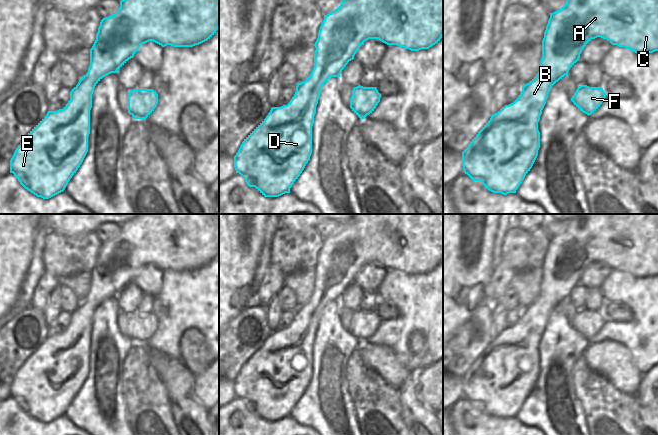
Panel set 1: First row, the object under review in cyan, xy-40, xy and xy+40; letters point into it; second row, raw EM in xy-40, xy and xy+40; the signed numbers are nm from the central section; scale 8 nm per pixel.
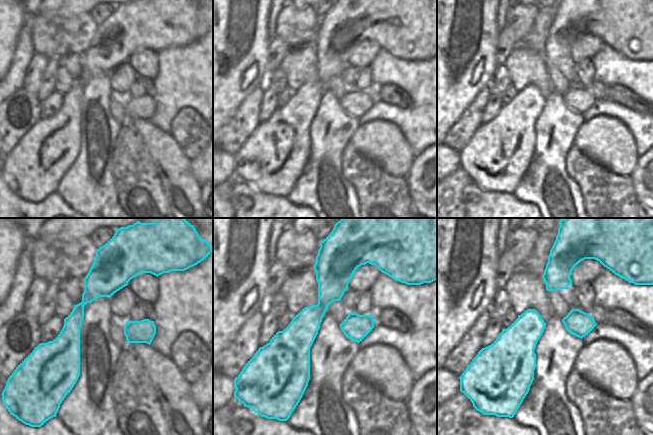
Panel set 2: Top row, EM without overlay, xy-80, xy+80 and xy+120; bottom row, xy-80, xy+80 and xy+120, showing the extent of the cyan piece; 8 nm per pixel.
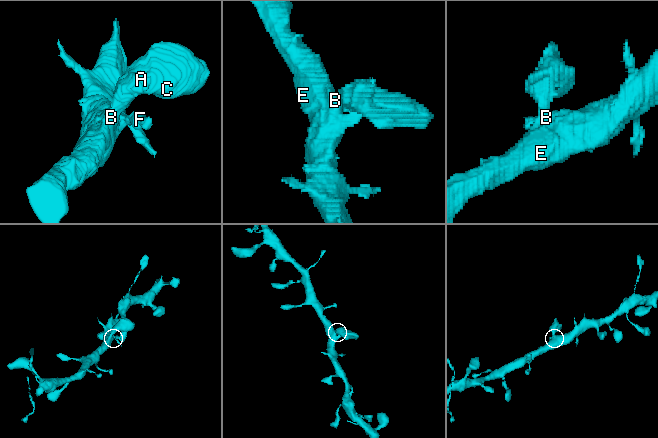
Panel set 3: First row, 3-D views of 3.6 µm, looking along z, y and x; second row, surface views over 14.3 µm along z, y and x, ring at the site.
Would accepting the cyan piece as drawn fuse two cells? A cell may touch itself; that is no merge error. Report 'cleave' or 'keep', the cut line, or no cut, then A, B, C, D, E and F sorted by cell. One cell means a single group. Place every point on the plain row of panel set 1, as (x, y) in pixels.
keep; no cut; A B C D E F

